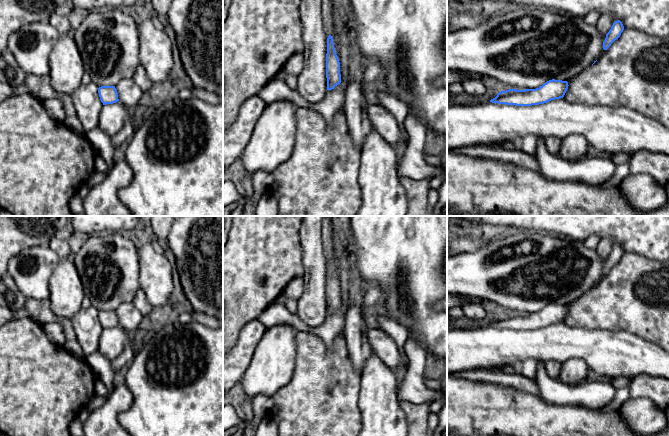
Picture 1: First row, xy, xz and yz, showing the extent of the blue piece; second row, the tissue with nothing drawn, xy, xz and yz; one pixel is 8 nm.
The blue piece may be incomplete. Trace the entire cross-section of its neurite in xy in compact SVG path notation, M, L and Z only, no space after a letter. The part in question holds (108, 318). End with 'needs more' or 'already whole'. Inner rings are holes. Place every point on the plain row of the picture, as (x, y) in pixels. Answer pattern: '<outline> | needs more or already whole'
M101 310L98 312L98 317L103 329L113 328L119 325L115 310Z | already whole

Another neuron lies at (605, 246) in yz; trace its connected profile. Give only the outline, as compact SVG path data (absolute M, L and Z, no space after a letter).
M606 237L598 243L596 251L602 259L606 259L614 247L613 238Z

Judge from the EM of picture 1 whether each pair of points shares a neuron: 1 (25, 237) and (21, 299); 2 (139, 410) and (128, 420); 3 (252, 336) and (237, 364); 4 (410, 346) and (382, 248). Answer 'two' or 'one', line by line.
1: two
2: one
3: one
4: two

